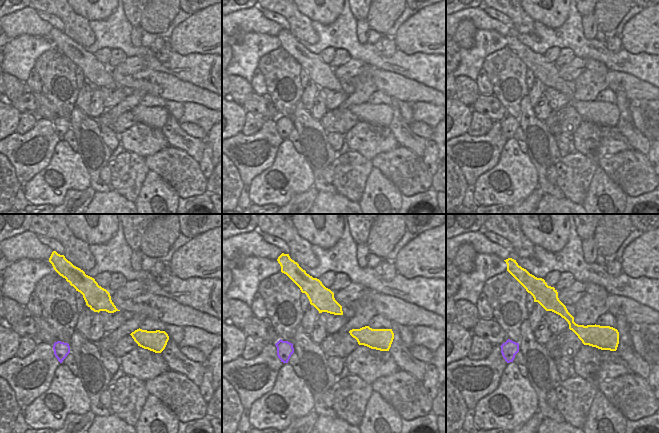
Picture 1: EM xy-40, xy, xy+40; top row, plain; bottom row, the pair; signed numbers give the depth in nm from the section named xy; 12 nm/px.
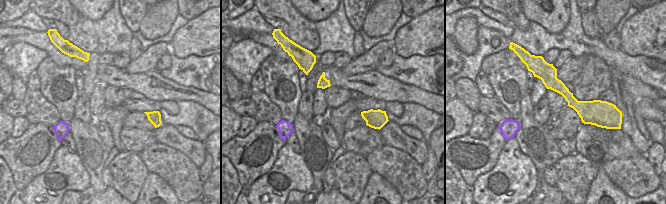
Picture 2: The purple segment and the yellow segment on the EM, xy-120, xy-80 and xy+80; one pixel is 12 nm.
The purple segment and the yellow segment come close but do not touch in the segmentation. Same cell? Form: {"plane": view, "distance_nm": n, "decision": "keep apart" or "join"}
{"plane": "xy-40", "distance_nm": 500, "decision": "join"}

